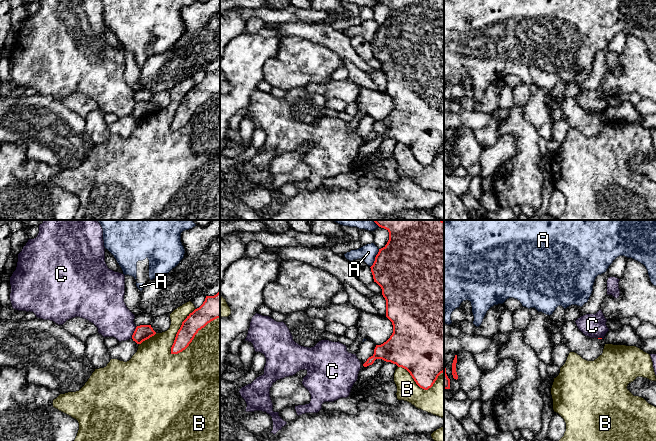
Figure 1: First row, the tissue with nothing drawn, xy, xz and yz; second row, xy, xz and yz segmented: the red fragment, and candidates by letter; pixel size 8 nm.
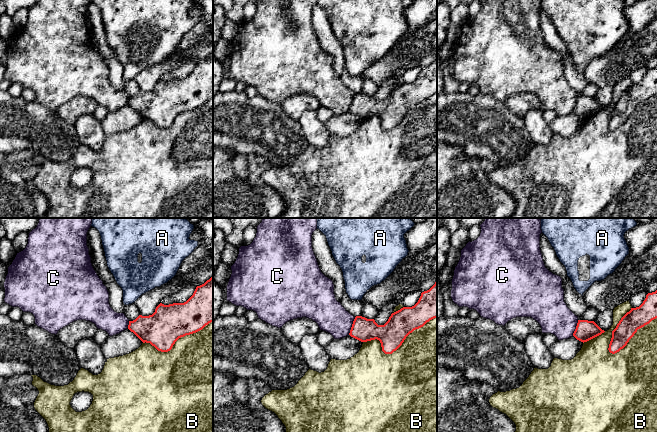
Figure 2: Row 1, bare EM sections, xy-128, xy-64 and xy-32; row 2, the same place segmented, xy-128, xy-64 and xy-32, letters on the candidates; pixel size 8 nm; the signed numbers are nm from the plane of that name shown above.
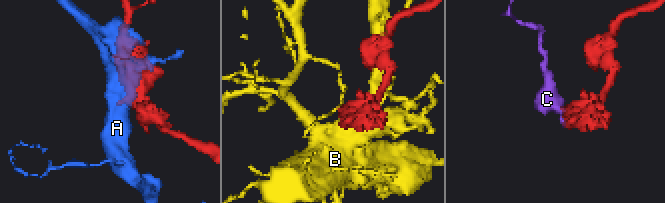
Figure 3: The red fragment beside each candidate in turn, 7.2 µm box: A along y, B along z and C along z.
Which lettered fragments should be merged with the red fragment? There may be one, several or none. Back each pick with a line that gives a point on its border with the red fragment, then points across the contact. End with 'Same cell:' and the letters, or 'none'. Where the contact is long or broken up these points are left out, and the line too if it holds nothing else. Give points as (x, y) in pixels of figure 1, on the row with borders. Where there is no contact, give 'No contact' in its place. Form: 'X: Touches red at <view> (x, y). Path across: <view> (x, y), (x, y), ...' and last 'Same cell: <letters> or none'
Same cell: none

